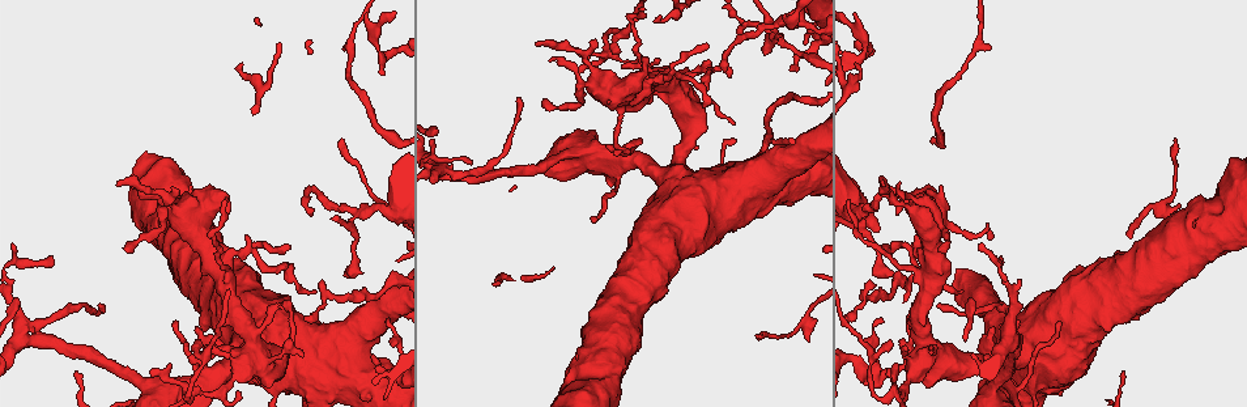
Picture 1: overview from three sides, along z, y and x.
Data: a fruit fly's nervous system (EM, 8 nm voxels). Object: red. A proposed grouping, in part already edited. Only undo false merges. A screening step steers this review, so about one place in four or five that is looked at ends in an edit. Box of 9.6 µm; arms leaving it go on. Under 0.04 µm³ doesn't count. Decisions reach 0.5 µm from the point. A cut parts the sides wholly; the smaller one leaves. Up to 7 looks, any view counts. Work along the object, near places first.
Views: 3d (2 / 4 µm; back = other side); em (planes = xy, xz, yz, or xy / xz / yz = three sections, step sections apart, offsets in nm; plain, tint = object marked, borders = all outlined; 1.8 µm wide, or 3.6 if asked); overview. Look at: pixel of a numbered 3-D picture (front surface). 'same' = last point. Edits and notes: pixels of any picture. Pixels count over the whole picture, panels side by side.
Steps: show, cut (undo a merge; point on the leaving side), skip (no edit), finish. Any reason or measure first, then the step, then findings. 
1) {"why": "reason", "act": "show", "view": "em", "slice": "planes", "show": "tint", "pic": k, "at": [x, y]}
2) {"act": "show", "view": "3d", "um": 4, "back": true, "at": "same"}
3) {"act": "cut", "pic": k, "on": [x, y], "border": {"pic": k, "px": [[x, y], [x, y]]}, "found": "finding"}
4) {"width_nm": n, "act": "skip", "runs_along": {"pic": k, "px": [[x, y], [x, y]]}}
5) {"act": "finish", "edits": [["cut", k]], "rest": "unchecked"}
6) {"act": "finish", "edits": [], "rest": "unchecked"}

{"why": "sudden change in width", "act": "show", "view": "em", "um": 3.6, "slice": "xy", "step": 4, "show": "tint", "pic": 1, "at": [279, 384]}

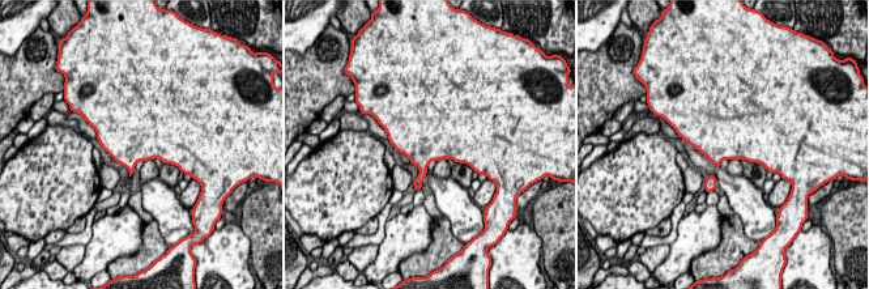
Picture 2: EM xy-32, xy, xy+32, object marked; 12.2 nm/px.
{"act": "show", "view": "em", "um": 3.6, "slice": "planes", "show": "tint", "at": "same"}

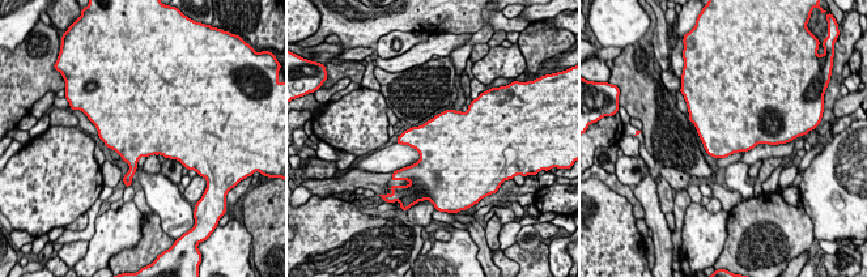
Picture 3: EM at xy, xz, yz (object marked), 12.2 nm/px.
{"act": "skip", "found": "one neuron here"}

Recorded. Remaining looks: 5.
{"why": "calibre changes", "act": "show", "view": "3d", "um": 2, "back": true, "pic": 1, "at": [1009, 336]}

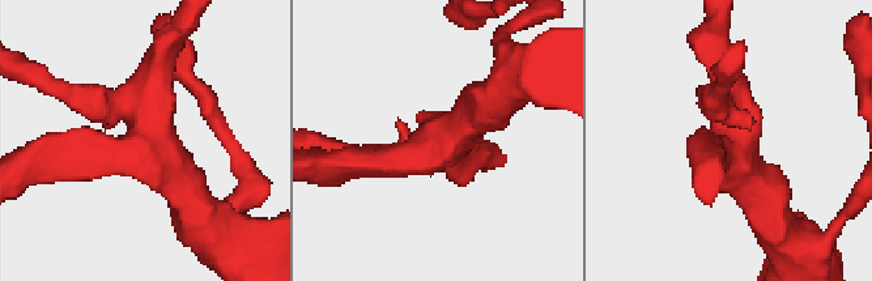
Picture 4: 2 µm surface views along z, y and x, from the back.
{"act": "show", "view": "em", "slice": "xz", "step": 16, "show": "tint", "pic": 4, "at": [139, 142]}

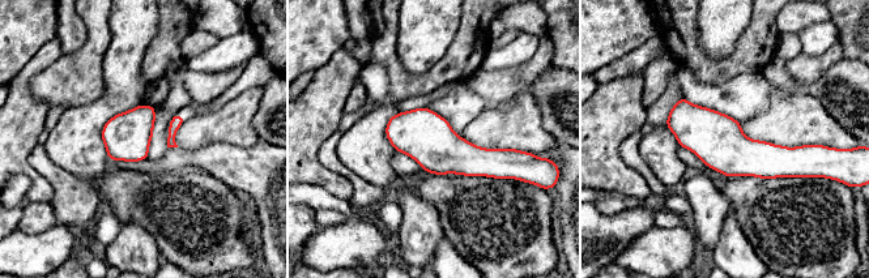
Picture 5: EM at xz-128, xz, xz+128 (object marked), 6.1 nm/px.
{"act": "show", "view": "em", "slice": "planes", "show": "tint", "at": "same"}

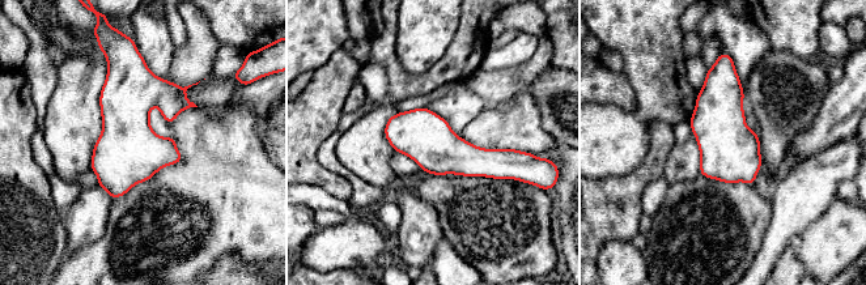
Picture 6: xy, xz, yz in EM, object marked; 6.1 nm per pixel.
{"width_nm": 320, "act": "skip", "found": "all the same neuron"}

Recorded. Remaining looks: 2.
{"act": "finish", "edits": [], "rest": "unchecked"}

